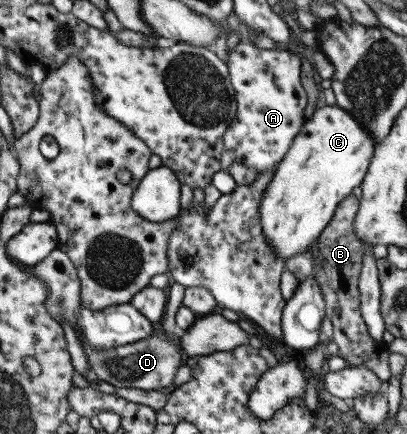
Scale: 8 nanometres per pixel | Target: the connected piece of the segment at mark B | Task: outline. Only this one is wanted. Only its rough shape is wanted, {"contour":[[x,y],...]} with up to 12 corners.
{"contour":[[358,200],[337,205],[317,239],[312,276],[349,366],[390,377],[383,341],[359,309]]}

